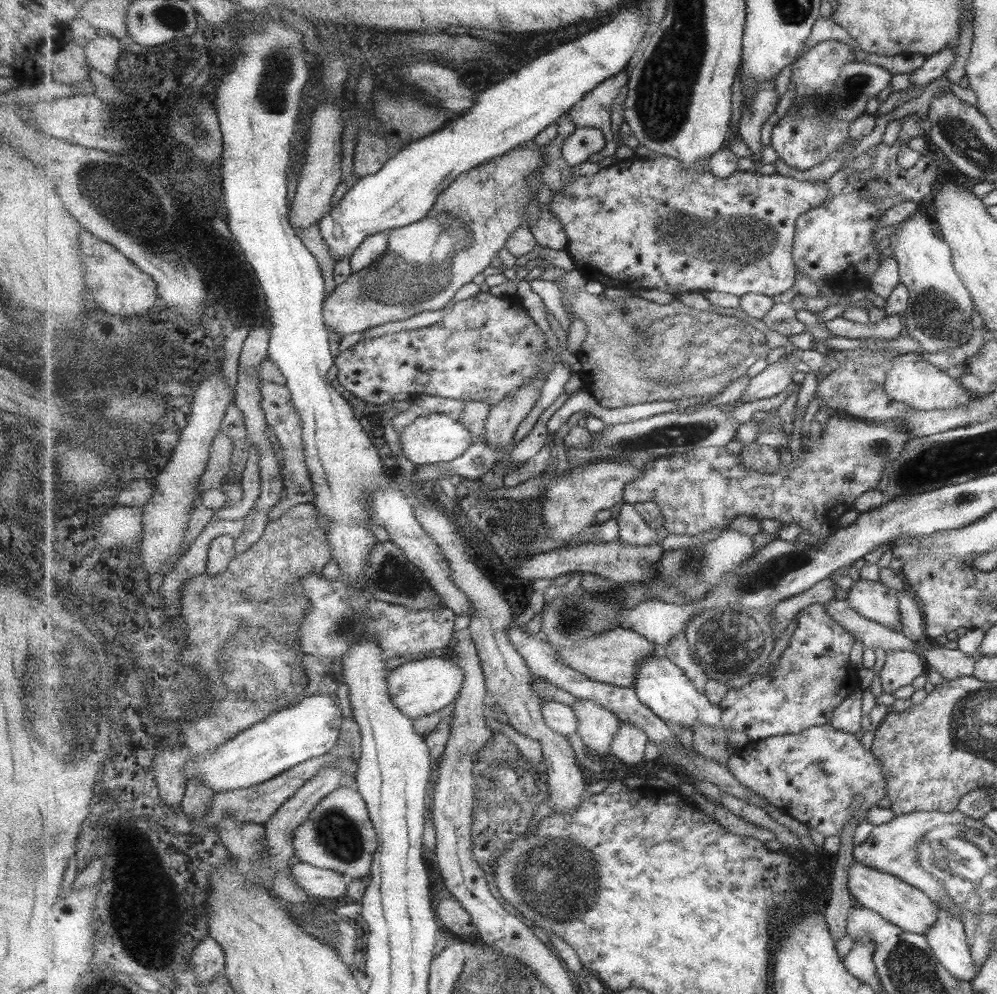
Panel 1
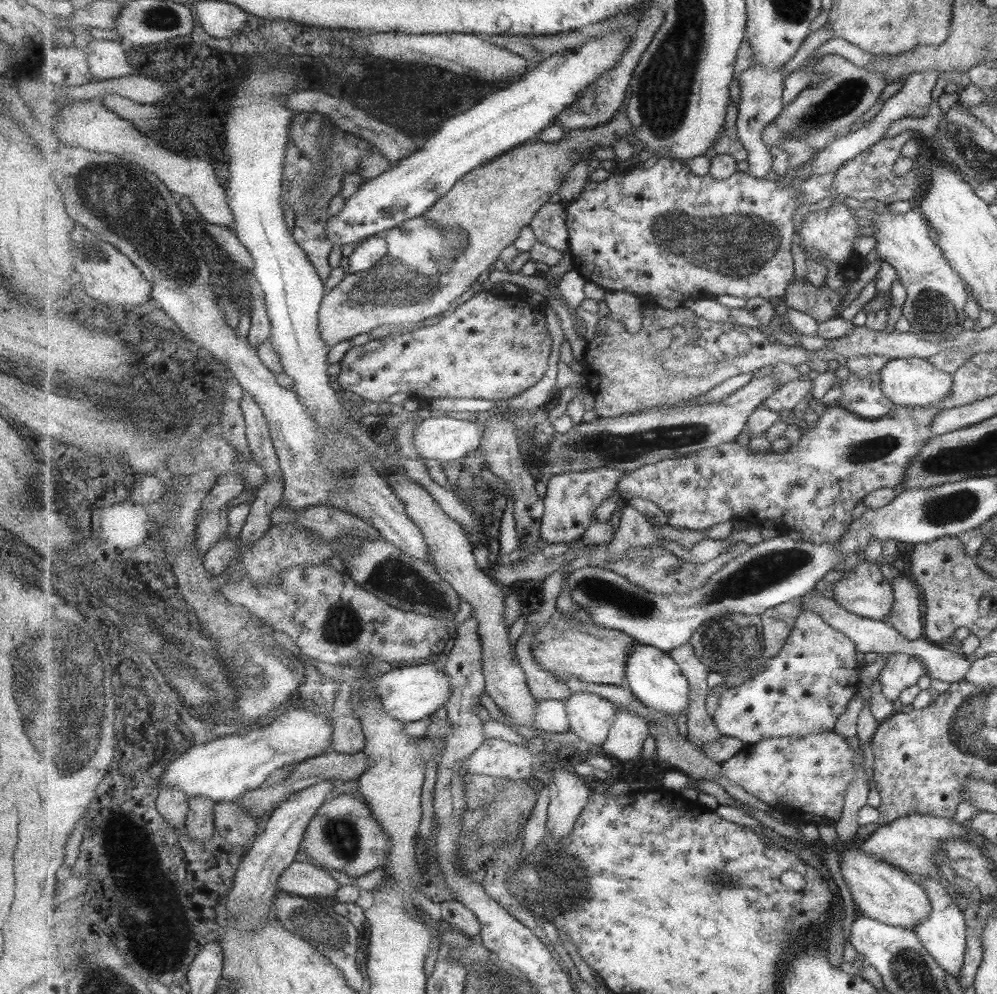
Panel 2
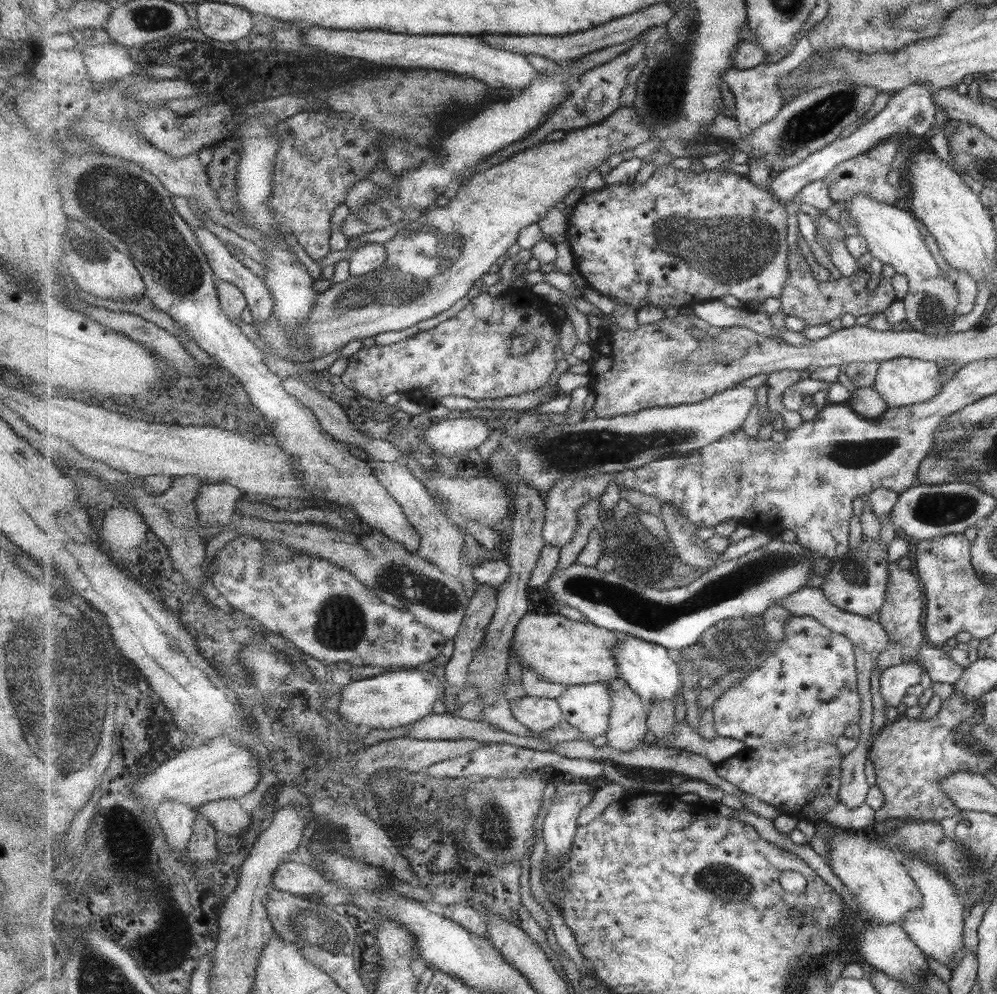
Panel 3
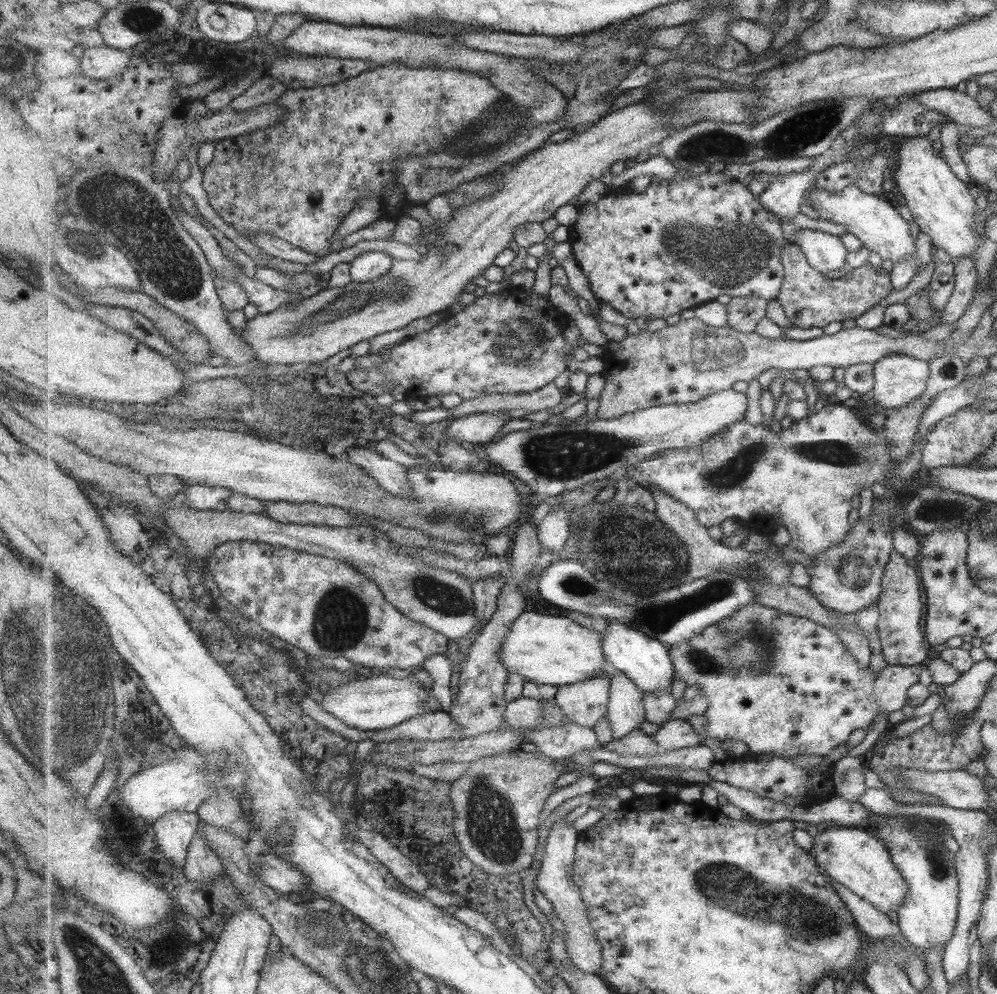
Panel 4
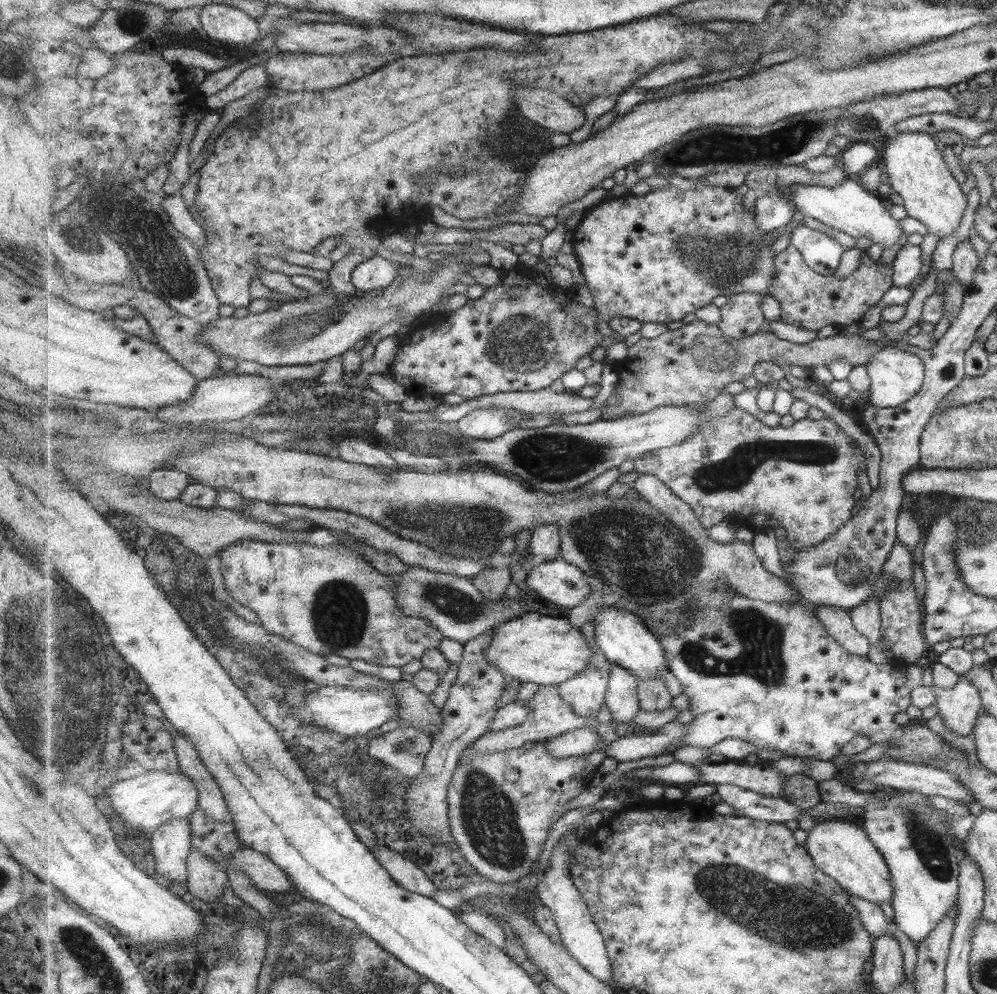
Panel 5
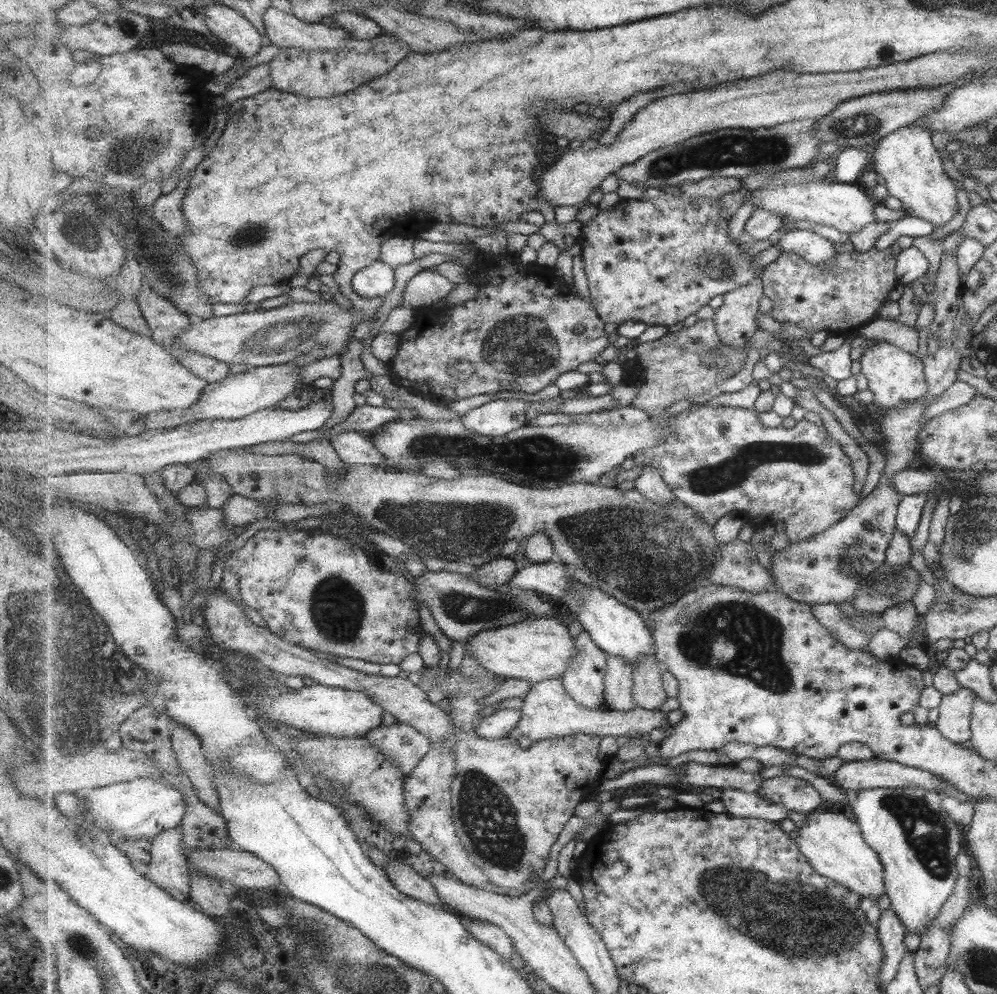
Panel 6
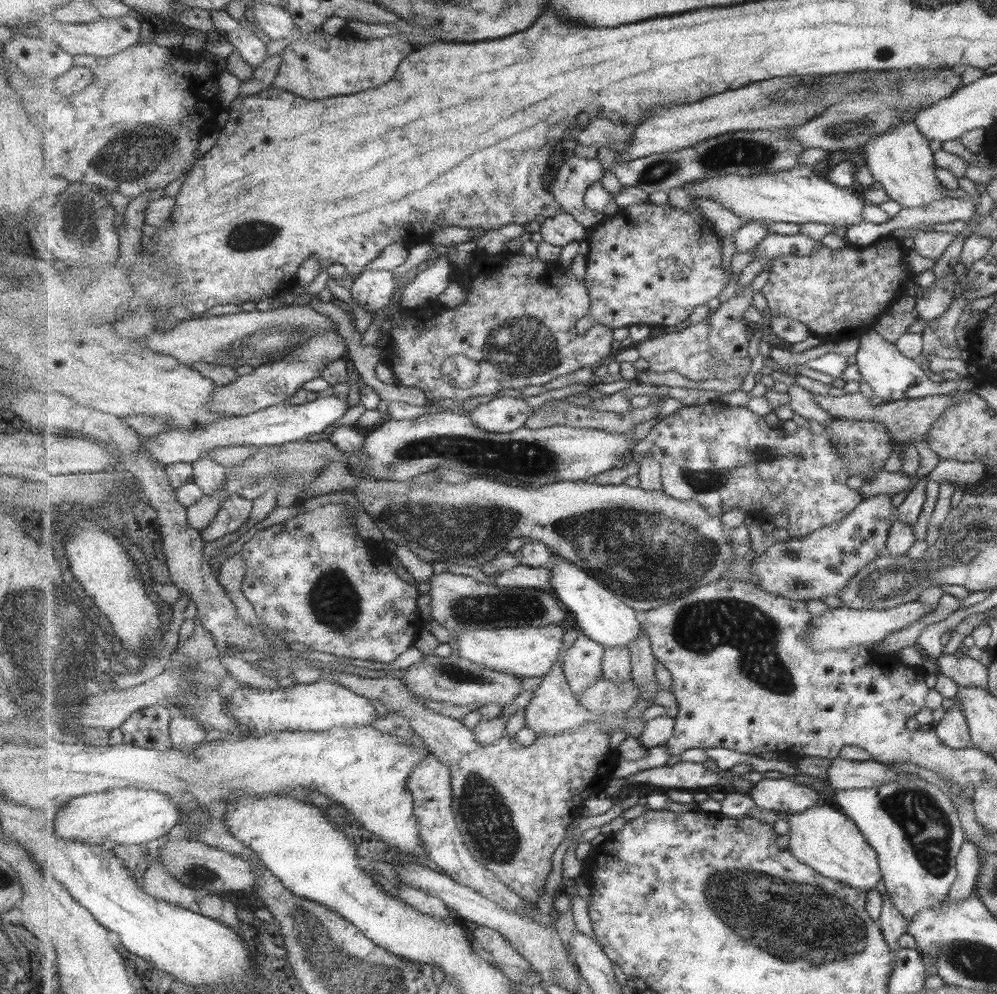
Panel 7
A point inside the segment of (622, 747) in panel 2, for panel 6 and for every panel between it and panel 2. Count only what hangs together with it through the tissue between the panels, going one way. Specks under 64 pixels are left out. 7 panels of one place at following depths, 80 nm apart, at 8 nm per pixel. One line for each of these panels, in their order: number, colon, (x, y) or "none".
3: (629, 712)
4: (626, 709)
5: (622, 699)
6: (619, 682)

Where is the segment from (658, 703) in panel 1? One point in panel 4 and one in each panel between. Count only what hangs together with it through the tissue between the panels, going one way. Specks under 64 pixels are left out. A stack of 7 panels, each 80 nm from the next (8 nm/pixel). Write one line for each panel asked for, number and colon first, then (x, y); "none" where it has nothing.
2: (653, 676)
3: (647, 667)
4: (646, 660)

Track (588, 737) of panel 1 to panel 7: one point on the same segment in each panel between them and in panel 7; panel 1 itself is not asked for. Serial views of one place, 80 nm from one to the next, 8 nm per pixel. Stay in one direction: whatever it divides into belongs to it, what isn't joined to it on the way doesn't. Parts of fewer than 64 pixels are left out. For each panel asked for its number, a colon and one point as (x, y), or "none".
2: (591, 716)
3: (587, 706)
4: (585, 703)
5: (587, 693)
6: (585, 680)
7: (583, 663)

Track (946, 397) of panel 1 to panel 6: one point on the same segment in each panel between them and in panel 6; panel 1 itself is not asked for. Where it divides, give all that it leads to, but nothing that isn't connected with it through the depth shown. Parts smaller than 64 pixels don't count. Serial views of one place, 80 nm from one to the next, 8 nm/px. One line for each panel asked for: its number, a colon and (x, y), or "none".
2: (913, 382)
3: (900, 381)
4: (898, 378)
5: (894, 376)
6: (893, 376)

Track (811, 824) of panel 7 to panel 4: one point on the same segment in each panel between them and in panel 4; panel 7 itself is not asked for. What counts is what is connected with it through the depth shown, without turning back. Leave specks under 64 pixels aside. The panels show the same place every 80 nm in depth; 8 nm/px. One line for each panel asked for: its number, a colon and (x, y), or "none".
4: (860, 862)
5: (841, 850)
6: (832, 842)

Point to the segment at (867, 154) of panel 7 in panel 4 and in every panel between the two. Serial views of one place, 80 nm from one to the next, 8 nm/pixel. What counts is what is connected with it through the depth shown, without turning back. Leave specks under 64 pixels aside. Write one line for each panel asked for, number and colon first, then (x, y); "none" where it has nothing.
4: (939, 204)
5: (913, 166)
6: (906, 160)

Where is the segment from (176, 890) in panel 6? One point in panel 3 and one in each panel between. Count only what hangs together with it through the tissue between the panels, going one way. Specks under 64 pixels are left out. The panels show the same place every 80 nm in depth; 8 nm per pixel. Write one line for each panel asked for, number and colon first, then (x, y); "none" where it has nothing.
3: (176, 819)
4: (176, 830)
5: (171, 845)

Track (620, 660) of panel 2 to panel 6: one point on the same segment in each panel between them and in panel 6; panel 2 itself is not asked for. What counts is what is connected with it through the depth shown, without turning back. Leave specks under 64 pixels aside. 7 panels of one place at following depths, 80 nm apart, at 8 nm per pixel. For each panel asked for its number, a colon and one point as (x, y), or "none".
3: (560, 650)
4: (551, 650)
5: (544, 650)
6: (534, 651)

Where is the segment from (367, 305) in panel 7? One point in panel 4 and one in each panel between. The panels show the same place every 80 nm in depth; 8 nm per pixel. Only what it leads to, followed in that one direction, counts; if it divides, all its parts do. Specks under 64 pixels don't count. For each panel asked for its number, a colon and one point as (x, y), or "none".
4: (370, 265)
5: (378, 272)
6: (376, 281)

